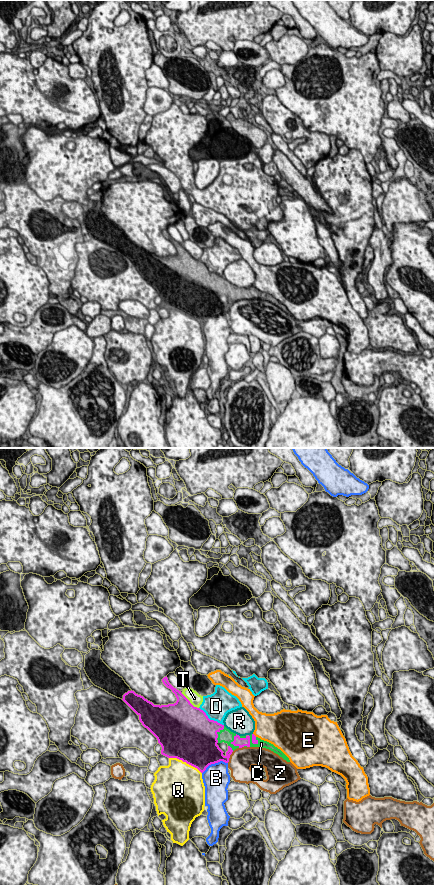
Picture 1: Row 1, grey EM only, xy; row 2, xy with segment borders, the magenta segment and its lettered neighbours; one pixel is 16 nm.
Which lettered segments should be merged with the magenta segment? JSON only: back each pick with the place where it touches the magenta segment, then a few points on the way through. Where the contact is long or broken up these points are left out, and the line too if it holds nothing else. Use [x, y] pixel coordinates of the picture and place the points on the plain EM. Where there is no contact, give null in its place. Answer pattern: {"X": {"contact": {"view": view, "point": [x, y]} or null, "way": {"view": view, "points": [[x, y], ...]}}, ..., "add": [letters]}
{"C": {"contact": {"view": "xy", "point": [217, 286]}}, "add": ["C"]}

